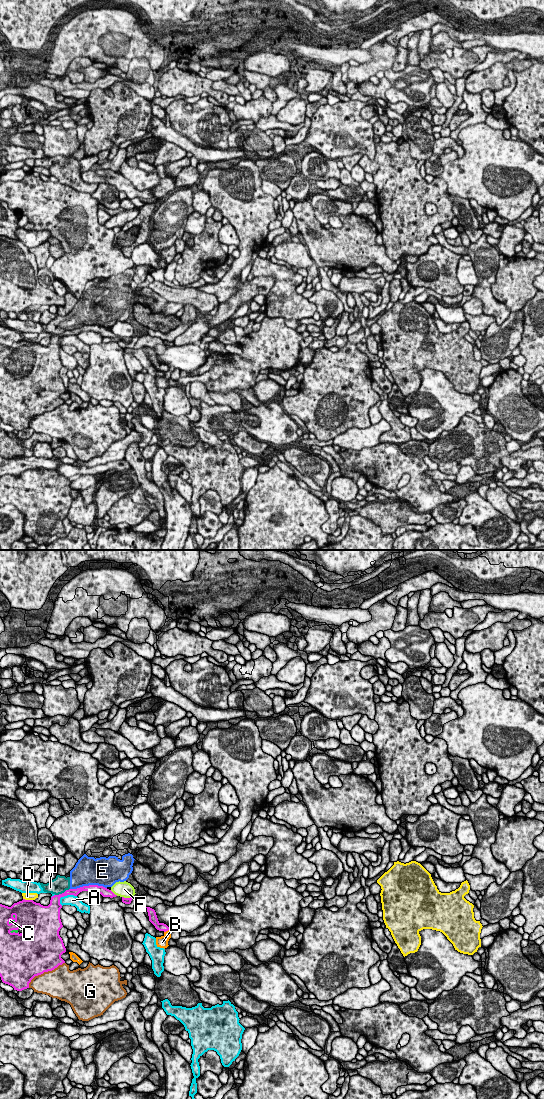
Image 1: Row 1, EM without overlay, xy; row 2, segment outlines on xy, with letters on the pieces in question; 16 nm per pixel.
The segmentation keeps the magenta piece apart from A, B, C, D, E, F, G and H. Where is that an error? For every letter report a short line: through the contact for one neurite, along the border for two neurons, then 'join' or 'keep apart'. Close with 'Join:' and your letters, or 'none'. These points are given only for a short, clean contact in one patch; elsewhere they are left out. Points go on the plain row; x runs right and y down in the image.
A: keep apart
B: keep apart
C: join
D: keep apart
E: xy (106, 327), (83, 325), (70, 329) | keep apart
F: xy (110, 330), (117, 335) | keep apart
G: keep apart
H: keep apart
Join: C

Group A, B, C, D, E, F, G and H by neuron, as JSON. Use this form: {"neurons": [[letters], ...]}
{"neurons": [["A"], ["B"], ["C"], ["D"], ["E", "H"], ["F"], ["G"]]}

